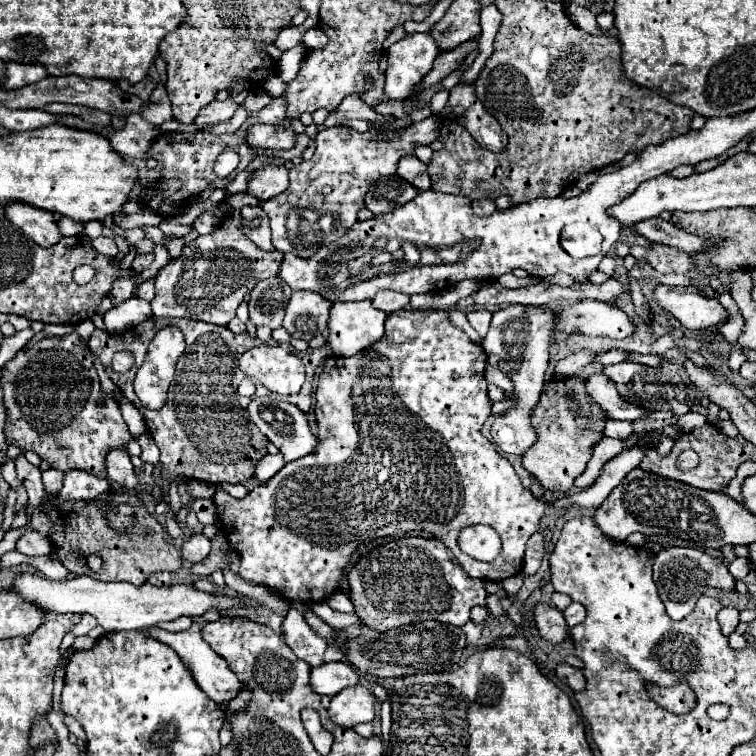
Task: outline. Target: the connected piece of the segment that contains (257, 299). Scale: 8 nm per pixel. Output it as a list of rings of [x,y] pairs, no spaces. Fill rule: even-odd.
[[[270,278],[264,282],[258,282],[254,290],[250,292],[250,322],[254,326],[268,326],[268,328],[280,328],[286,304],[290,300],[290,288],[280,278]]]

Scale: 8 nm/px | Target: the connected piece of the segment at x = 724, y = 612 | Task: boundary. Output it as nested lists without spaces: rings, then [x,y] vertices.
[[[722,608],[720,614],[718,614],[718,622],[720,622],[720,628],[726,636],[730,636],[730,632],[738,626],[738,610],[736,608]]]

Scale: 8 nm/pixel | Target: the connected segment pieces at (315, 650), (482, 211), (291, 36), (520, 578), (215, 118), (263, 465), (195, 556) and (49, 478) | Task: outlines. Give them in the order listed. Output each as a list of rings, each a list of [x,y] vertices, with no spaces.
[[[290,608],[284,614],[284,622],[282,622],[282,634],[286,644],[292,648],[292,652],[304,660],[306,664],[320,666],[323,660],[323,638],[316,636],[314,630],[306,624],[304,616],[300,610]]]
[[[486,198],[474,200],[474,202],[472,202],[472,208],[474,208],[474,214],[476,214],[476,216],[490,216],[490,214],[496,210],[494,200],[486,200]]]
[[[303,25],[300,26],[290,26],[284,28],[285,30],[281,30],[278,35],[278,40],[275,41],[275,46],[280,46],[280,50],[288,51],[290,48],[296,48],[296,46],[300,46],[304,52],[308,50],[306,48],[306,44],[304,44],[304,32],[307,31],[307,28]]]
[[[519,573],[516,576],[506,578],[502,581],[502,587],[506,592],[507,596],[511,596],[519,591],[524,582],[524,574]]]
[[[228,98],[226,102],[218,102],[218,100],[212,100],[206,108],[202,108],[202,112],[198,112],[194,124],[196,126],[206,126],[206,124],[218,124],[218,122],[224,122],[228,118],[234,116],[238,104]]]
[[[278,452],[278,454],[266,454],[266,456],[258,462],[254,476],[256,476],[260,482],[266,482],[266,480],[270,480],[278,470],[282,470],[284,464],[286,464],[286,460],[282,460],[282,454],[280,454],[280,452]]]
[[[204,534],[190,536],[182,546],[182,558],[196,564],[210,554],[210,540]]]
[[[50,468],[50,470],[42,472],[42,482],[44,482],[44,488],[46,488],[50,494],[56,494],[56,492],[58,492],[58,482],[62,482],[62,472]]]

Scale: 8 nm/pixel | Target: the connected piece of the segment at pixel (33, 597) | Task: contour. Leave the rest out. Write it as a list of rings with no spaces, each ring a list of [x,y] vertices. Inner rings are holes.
[[[20,574],[14,578],[12,588],[22,600],[42,606],[44,612],[52,614],[92,614],[100,626],[106,632],[118,632],[118,630],[144,630],[150,626],[156,626],[160,622],[174,620],[178,616],[202,616],[206,610],[226,610],[226,608],[238,608],[240,600],[226,596],[226,594],[208,594],[200,592],[194,586],[164,586],[156,588],[152,584],[134,586],[130,582],[100,582],[90,576],[76,576],[72,580],[48,580],[44,576],[34,574]]]

